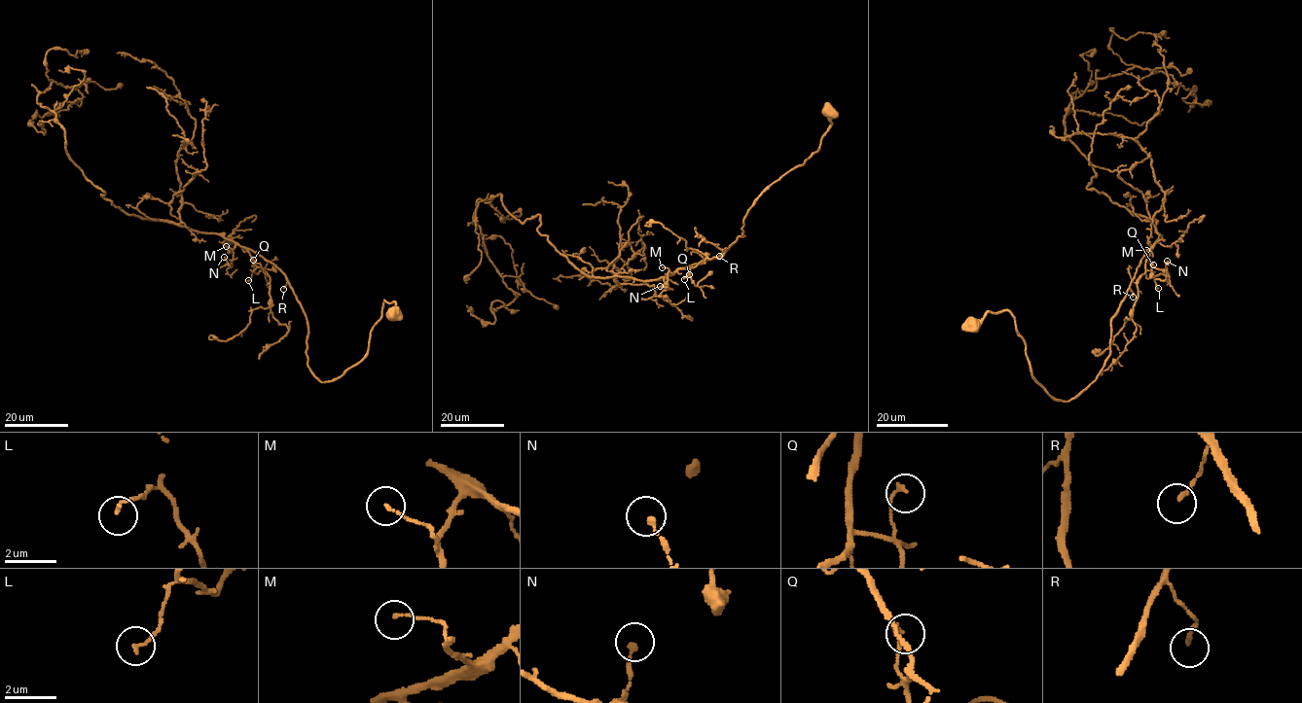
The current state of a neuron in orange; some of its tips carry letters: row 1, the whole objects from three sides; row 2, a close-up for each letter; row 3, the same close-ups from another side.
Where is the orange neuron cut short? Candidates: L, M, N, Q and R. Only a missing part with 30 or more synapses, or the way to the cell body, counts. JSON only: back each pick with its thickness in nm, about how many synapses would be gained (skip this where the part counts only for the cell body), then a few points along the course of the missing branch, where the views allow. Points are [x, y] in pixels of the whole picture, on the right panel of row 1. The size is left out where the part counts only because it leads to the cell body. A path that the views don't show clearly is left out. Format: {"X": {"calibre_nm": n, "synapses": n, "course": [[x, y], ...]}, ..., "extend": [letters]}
{"extend": []}

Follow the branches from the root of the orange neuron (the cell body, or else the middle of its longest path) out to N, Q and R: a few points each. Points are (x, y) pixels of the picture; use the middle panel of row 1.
N: (831, 112), (818, 149), (761, 193), (743, 221), (744, 235), (716, 258), (669, 270), (660, 286)
Q: (831, 112), (831, 125), (818, 149), (761, 193), (743, 221), (744, 235), (717, 257), (686, 266), (689, 274)
R: (831, 112), (831, 125), (818, 149), (761, 193), (743, 221), (744, 235), (719, 256)

